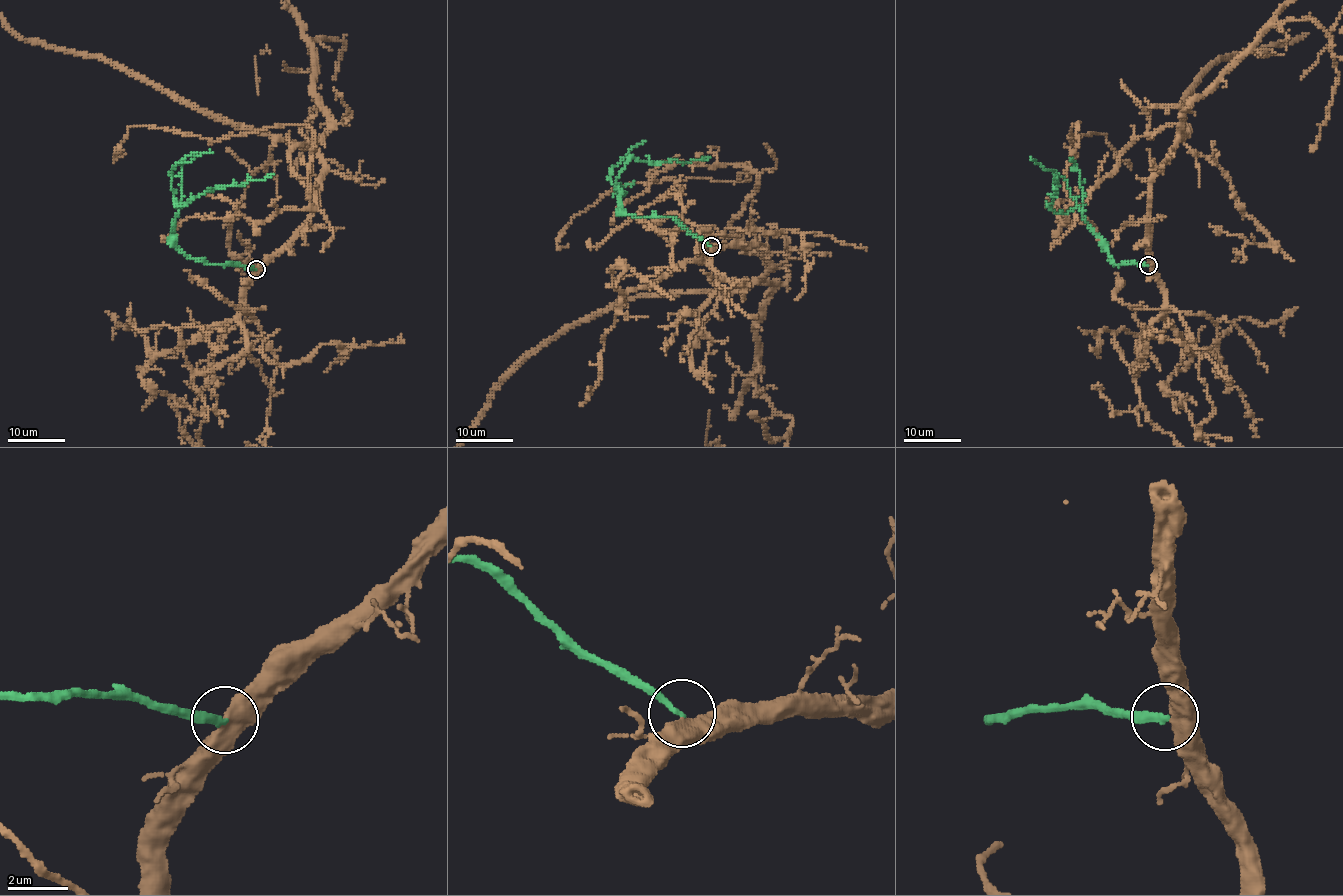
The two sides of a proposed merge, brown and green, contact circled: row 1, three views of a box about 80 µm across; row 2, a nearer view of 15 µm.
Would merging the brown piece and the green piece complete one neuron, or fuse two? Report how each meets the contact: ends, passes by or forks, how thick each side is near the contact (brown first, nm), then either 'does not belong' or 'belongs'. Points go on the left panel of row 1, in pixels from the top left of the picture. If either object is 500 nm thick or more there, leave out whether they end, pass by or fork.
brown passes by; green ends; calibres 480 and 220 nm; does not belong

